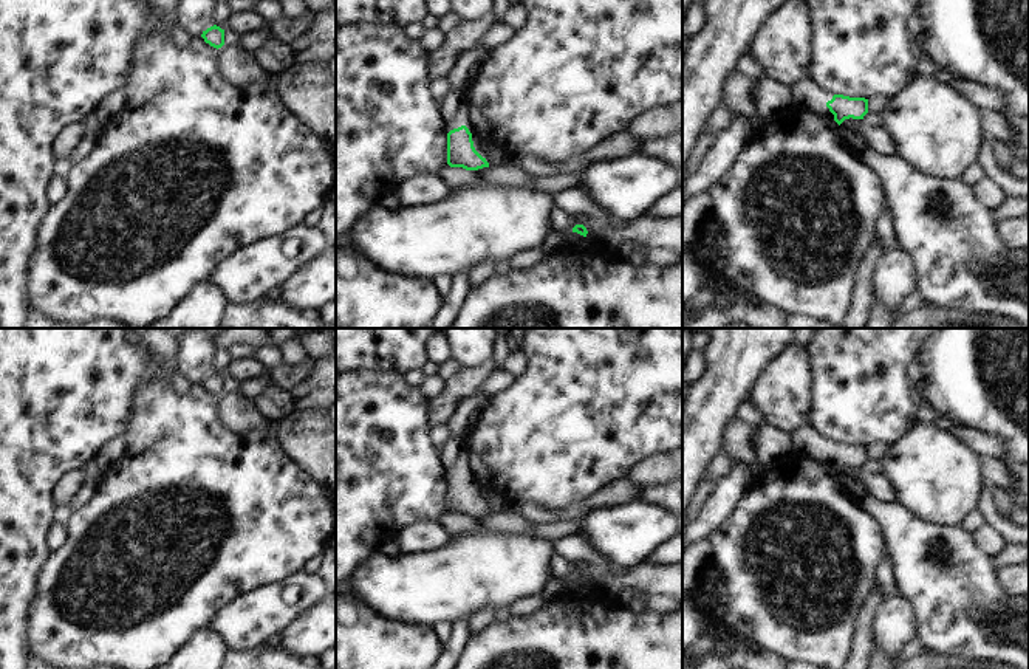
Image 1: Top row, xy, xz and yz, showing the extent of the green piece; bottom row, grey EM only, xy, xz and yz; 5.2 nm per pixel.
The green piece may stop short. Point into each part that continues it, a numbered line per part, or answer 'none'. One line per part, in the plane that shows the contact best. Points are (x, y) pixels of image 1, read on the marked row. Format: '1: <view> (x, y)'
1: xz (454, 112)

